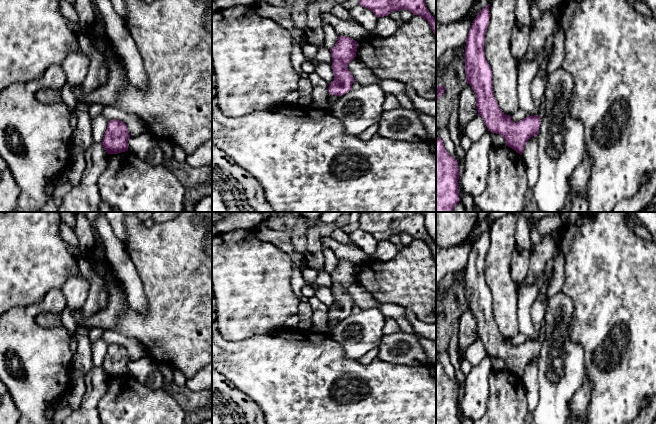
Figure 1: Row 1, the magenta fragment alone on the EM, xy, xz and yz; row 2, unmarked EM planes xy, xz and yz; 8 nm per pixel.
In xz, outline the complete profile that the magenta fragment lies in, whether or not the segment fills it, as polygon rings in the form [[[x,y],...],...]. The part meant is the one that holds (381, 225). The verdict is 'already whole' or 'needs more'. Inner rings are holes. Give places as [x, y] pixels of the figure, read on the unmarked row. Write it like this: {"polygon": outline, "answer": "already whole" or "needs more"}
{"polygon": [[[360,212],[358,224],[359,229],[371,234],[377,242],[393,235],[409,234],[426,243],[436,259],[436,243],[426,231],[422,212]]], "answer": "already whole"}

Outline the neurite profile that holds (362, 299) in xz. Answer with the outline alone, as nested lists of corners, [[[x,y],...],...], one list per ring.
[[[355,281],[348,288],[347,292],[352,298],[354,305],[361,310],[377,308],[385,315],[385,317],[393,318],[402,331],[414,334],[424,348],[430,363],[436,364],[436,341],[427,339],[414,330],[412,324],[407,320],[405,316],[404,307],[392,303],[380,303],[357,281]]]

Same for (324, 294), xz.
[[[320,286],[315,291],[315,298],[319,299],[322,303],[324,303],[328,307],[334,304],[334,297],[332,291],[325,286]]]

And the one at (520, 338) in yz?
[[[518,333],[510,341],[513,346],[519,346],[528,340],[527,336],[522,333]]]

